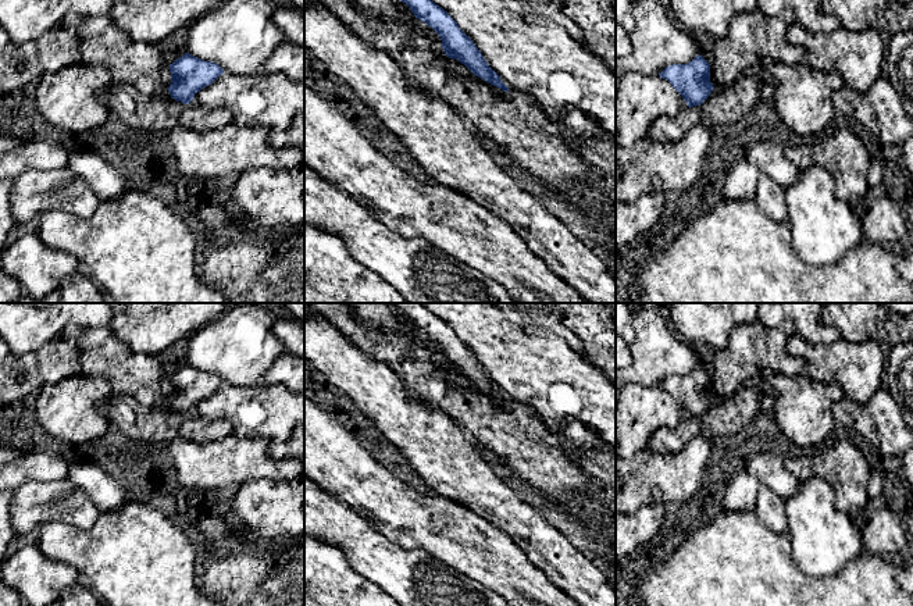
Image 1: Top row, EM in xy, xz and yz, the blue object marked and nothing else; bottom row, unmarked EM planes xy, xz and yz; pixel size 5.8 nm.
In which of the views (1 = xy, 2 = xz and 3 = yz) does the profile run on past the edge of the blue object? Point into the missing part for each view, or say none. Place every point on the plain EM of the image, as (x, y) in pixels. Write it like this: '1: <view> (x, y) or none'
1: none
2: none
3: none

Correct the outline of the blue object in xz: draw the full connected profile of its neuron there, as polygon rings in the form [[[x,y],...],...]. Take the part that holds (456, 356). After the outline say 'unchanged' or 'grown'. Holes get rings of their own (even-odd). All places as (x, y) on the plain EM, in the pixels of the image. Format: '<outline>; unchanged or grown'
[[[390,303],[406,314],[416,329],[431,338],[442,352],[442,360],[449,370],[464,375],[474,386],[488,395],[509,403],[500,388],[488,377],[474,353],[459,339],[457,334],[422,303]]]; unchanged

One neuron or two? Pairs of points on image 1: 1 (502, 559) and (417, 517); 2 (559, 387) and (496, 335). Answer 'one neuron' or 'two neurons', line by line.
1: one neuron
2: one neuron

